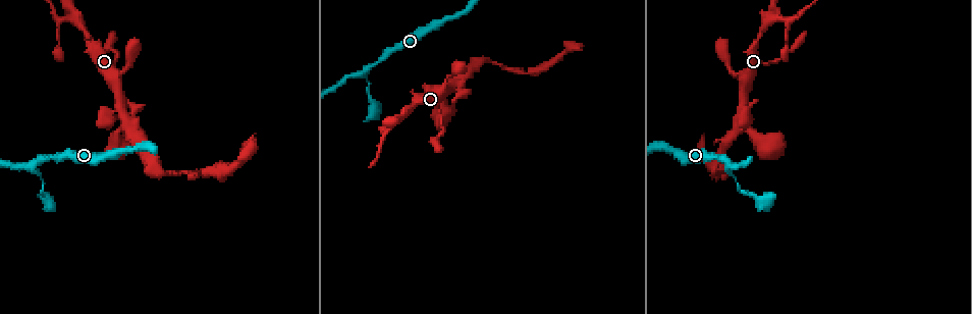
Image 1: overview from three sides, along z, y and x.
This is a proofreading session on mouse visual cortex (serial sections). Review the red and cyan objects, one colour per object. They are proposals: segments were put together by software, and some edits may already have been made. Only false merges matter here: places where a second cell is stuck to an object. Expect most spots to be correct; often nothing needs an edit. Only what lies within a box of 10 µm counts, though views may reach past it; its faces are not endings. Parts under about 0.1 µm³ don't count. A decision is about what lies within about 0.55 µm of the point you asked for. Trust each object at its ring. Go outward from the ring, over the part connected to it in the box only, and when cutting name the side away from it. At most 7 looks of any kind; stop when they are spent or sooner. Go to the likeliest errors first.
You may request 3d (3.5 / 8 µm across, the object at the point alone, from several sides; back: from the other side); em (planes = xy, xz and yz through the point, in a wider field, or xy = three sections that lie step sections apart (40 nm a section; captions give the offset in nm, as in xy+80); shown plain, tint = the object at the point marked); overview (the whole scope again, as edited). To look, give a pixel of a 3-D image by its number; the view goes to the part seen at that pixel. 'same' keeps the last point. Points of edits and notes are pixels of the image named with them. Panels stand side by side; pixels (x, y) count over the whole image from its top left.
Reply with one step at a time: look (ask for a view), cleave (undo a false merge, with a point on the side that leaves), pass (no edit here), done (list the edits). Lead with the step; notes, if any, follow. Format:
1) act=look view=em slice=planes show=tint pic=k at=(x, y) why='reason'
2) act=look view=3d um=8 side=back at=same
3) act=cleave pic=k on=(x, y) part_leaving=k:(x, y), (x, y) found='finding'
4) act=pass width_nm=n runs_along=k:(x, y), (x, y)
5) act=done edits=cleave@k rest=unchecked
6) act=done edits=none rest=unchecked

act=look view=3d um=3.5 pic=1 at=(455, 82) why='two arms in line, one across'

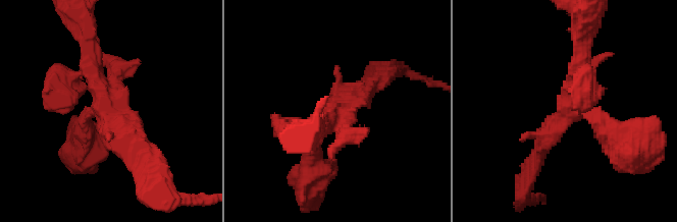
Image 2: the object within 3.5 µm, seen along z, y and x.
act=look view=em slice=xy step=2 show=tint pic=2 at=(331, 112) why='need the tissue'

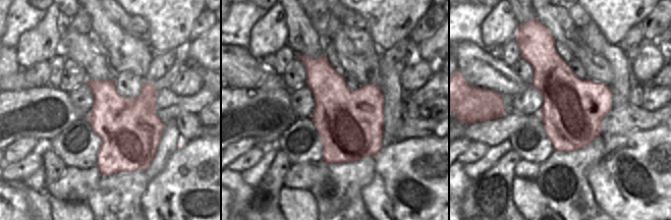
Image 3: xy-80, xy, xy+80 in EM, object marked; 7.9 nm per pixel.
act=pass runs_along=2:(89, 47), (110, 122), (145, 154) found='one cell here'

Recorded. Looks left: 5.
act=look view=em slice=xy step=3 show=tint pic=1 at=(484, 58)

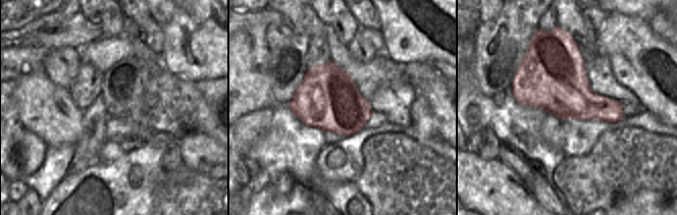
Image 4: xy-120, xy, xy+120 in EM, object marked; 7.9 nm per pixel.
act=look view=3d um=3.5 at=same why='wider look'

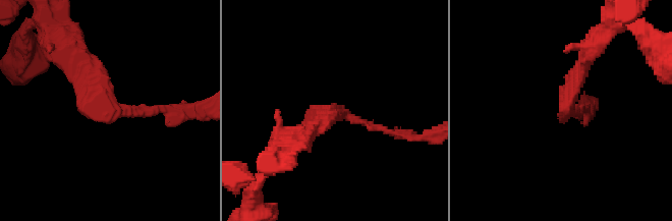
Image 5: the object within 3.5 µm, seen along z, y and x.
act=pass arm_widths_nm=100,250 runs_along=5:(76, 53), (111, 109), (167, 112) found='continuous, no second cell'

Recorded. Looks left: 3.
act=look view=3d um=3.5 side=back pic=1 at=(730, 167)

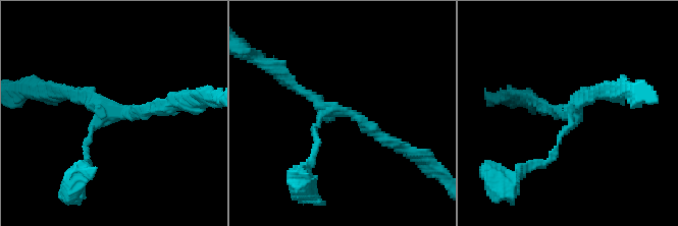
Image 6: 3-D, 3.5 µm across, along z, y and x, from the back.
act=look view=em slice=xy step=2 show=tint pic=6 at=(575, 114) why='shape alone is not enough'

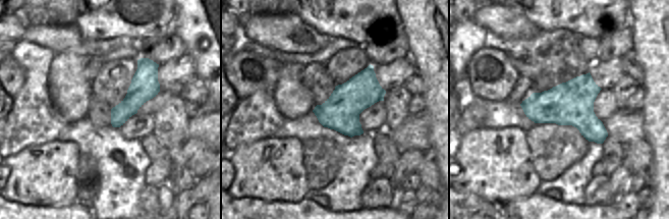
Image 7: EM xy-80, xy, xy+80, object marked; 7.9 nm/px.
act=look view=em slice=xy step=1 show=tint at=same

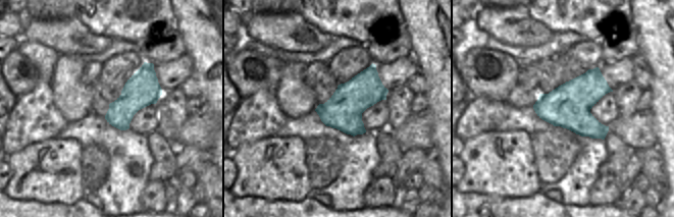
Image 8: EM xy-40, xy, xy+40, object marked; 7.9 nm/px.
act=pass runs_along=6:(610, 93), (578, 102), (555, 152), (539, 164) found='continuous, no second cell'

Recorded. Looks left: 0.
act=done edits=none rest=unchecked

